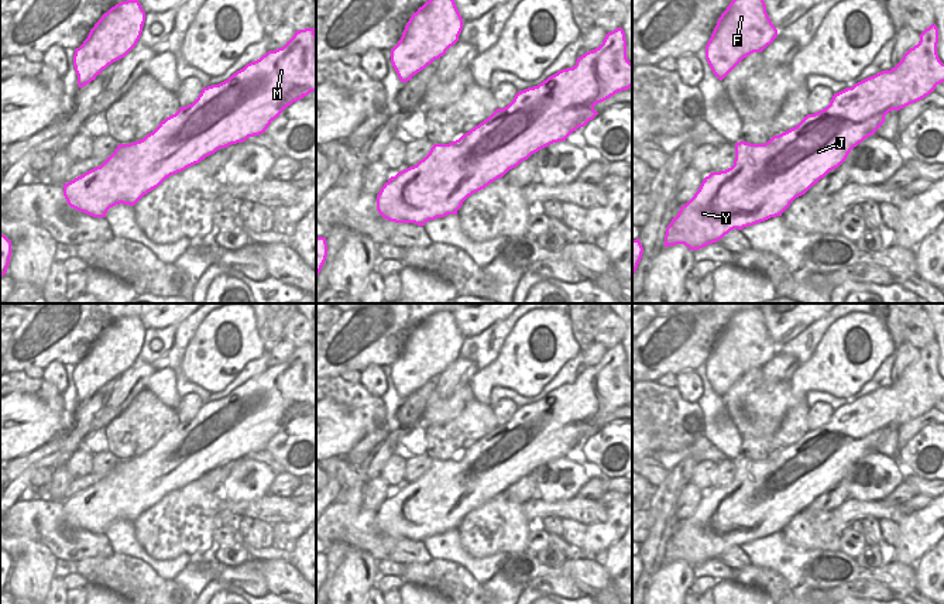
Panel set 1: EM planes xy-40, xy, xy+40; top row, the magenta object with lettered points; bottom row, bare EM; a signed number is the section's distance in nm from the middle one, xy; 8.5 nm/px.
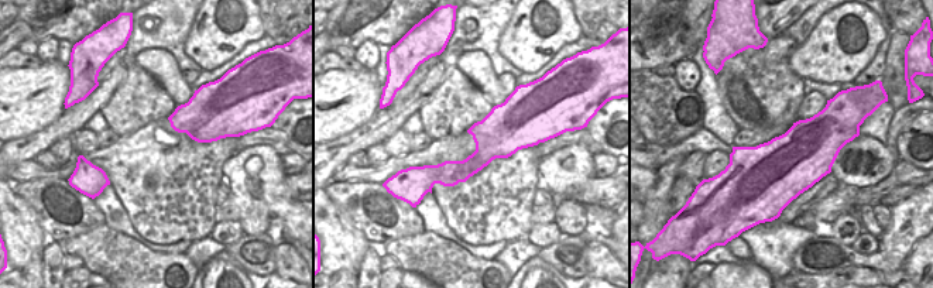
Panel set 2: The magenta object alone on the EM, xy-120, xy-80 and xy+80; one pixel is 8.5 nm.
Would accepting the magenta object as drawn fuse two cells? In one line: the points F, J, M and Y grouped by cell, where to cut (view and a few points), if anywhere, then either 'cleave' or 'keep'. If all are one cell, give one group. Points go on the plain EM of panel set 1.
F J M Y; no cut; keep

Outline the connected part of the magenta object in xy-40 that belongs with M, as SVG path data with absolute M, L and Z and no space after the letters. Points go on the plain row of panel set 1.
M305 344L295 347L282 364L268 367L227 397L203 404L192 421L167 433L143 456L119 460L100 483L63 500L63 512L71 524L93 533L106 533L107 526L120 519L134 522L171 491L199 480L220 464L265 449L284 425L310 408L316 408L316 349Z

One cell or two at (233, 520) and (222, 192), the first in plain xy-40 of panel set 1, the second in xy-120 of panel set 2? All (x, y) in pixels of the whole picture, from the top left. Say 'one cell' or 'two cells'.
one cell

